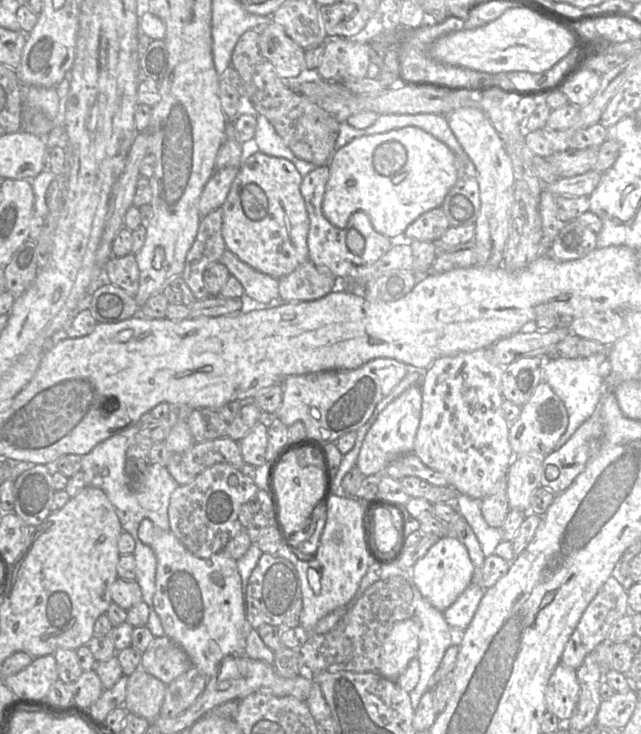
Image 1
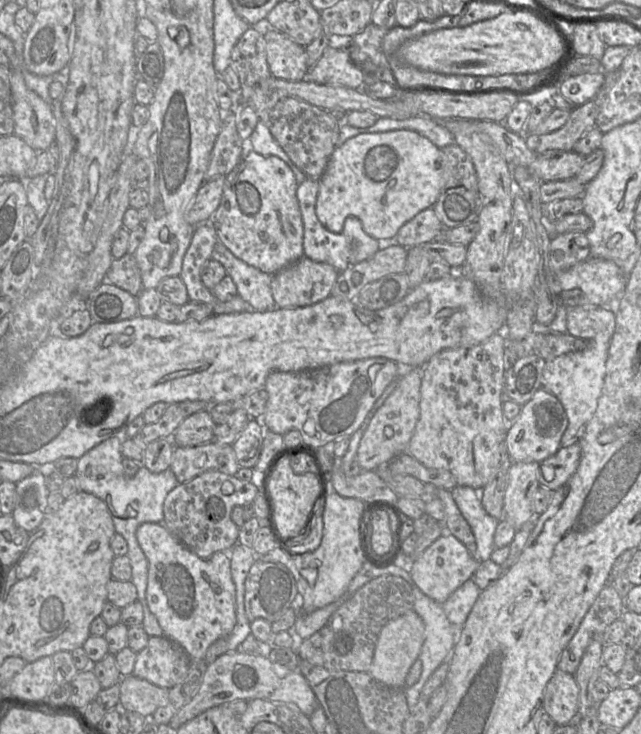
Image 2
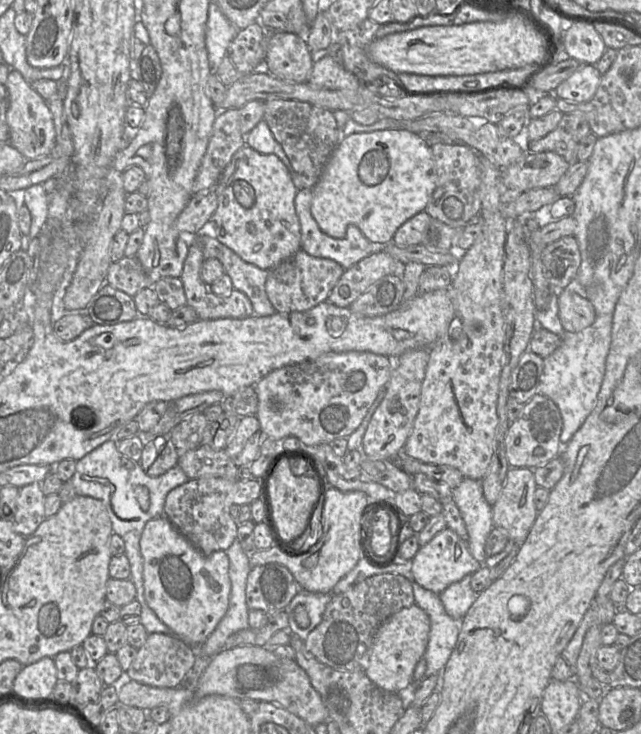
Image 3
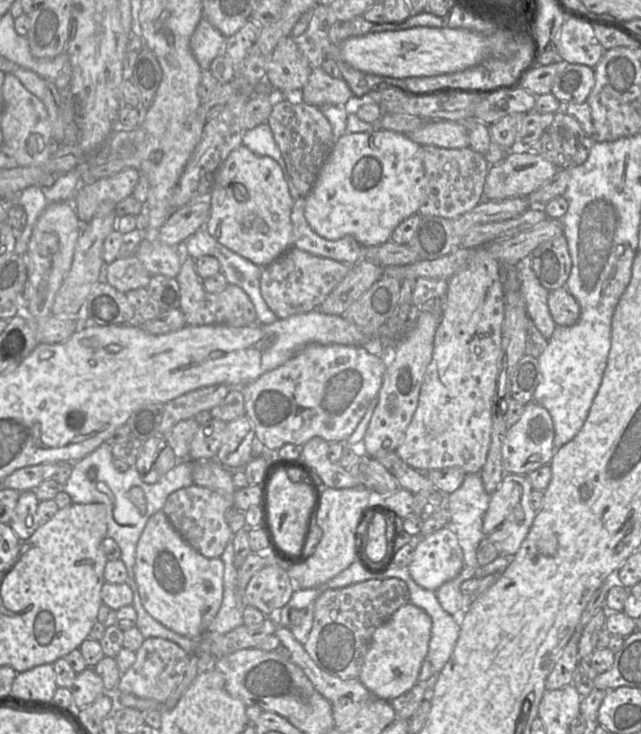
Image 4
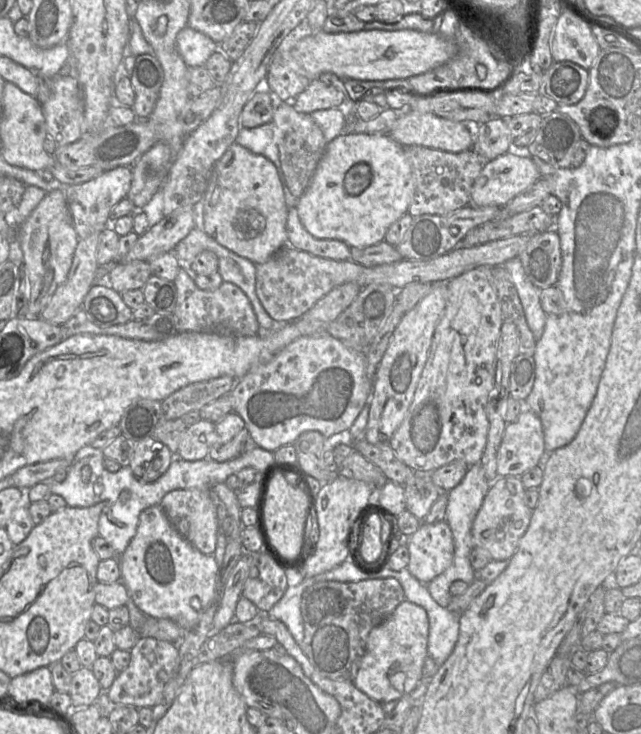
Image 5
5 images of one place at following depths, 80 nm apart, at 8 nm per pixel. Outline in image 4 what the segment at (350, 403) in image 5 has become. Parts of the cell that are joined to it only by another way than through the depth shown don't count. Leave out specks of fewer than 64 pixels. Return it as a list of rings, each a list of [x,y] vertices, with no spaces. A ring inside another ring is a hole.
[[[309,344],[303,347],[298,353],[290,358],[283,365],[268,371],[261,375],[258,379],[250,382],[242,387],[241,392],[245,402],[245,415],[250,419],[254,426],[255,436],[258,442],[263,445],[265,452],[276,452],[280,447],[285,444],[294,444],[298,447],[303,446],[313,437],[320,437],[327,442],[344,442],[354,432],[357,425],[363,418],[366,410],[368,409],[371,401],[377,397],[381,388],[383,376],[387,367],[387,359],[381,355],[375,355],[369,353],[363,347],[353,347],[345,345],[321,345],[321,344]]]

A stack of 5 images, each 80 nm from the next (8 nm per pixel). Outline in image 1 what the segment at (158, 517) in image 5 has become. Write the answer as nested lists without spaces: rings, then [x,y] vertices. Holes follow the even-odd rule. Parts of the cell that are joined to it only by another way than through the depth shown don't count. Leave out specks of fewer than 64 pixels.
[[[148,518],[140,522],[138,537],[151,547],[156,556],[153,605],[165,635],[184,649],[192,665],[200,669],[207,678],[215,677],[219,673],[224,658],[245,656],[246,639],[243,637],[243,626],[246,622],[245,597],[237,560],[224,551],[219,551],[209,558],[197,557],[171,531],[163,531]]]

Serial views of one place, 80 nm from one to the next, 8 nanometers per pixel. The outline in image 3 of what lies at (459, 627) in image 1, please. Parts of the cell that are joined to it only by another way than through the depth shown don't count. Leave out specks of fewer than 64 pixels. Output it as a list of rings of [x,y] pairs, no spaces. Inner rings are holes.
[[[465,576],[439,594],[446,613],[454,620],[462,620],[477,598],[478,593],[471,588],[471,577]]]

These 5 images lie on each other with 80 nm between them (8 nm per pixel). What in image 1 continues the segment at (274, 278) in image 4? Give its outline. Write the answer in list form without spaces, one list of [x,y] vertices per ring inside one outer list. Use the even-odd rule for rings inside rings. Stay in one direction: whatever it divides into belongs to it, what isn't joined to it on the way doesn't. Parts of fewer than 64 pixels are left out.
[[[311,262],[280,278],[279,300],[282,302],[314,301],[337,289],[338,279],[324,266]]]

